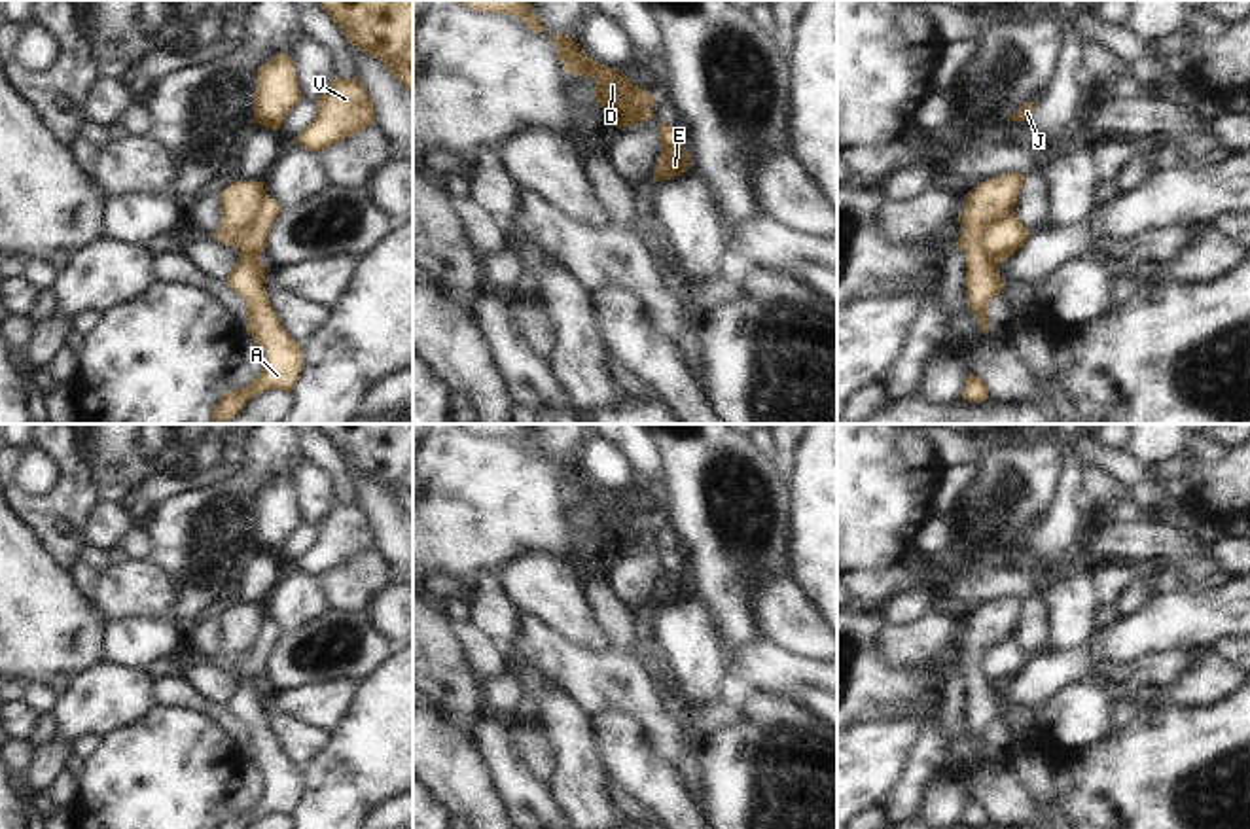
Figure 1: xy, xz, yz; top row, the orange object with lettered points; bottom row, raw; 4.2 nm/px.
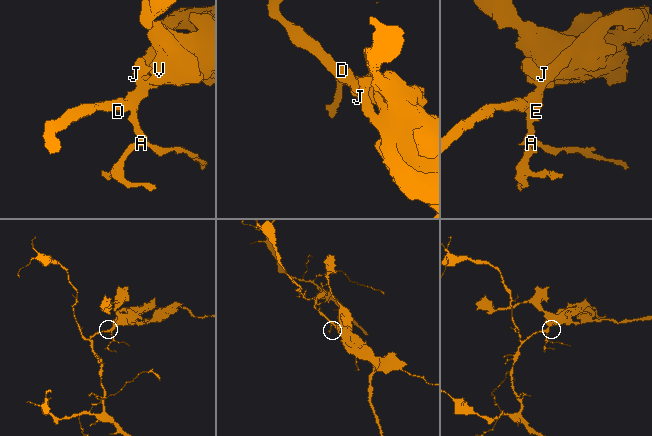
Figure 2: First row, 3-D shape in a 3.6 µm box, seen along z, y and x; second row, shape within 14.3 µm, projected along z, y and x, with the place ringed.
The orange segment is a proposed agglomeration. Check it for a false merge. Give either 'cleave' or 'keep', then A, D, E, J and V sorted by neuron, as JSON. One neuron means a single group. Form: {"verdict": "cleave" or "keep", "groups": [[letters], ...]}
{"verdict": "cleave", "groups": [["A", "D", "J"], ["E", "V"]]}

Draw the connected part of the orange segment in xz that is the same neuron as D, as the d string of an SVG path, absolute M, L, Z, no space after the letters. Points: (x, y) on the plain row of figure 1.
M551 456L551 464L555 467L555 479L566 498L578 498L597 505L591 522L610 538L616 553L625 553L653 541L653 520L650 520L646 513L634 511L627 502L619 500L616 492L606 492L591 481L585 481L576 464L559 456Z

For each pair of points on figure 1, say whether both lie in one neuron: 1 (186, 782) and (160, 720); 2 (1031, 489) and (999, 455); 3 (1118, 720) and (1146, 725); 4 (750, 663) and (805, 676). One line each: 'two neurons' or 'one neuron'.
1: one neuron
2: one neuron
3: two neurons
4: one neuron

